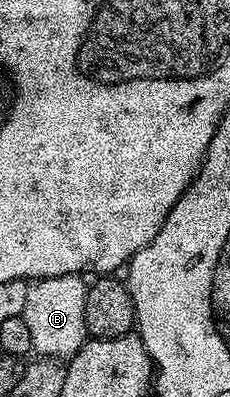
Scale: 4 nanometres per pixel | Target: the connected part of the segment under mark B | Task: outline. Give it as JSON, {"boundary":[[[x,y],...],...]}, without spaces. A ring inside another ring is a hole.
{"boundary":[[[80,275],[56,276],[30,283],[23,317],[31,330],[32,351],[38,357],[72,358],[85,345],[87,333],[83,306],[86,281]]]}

